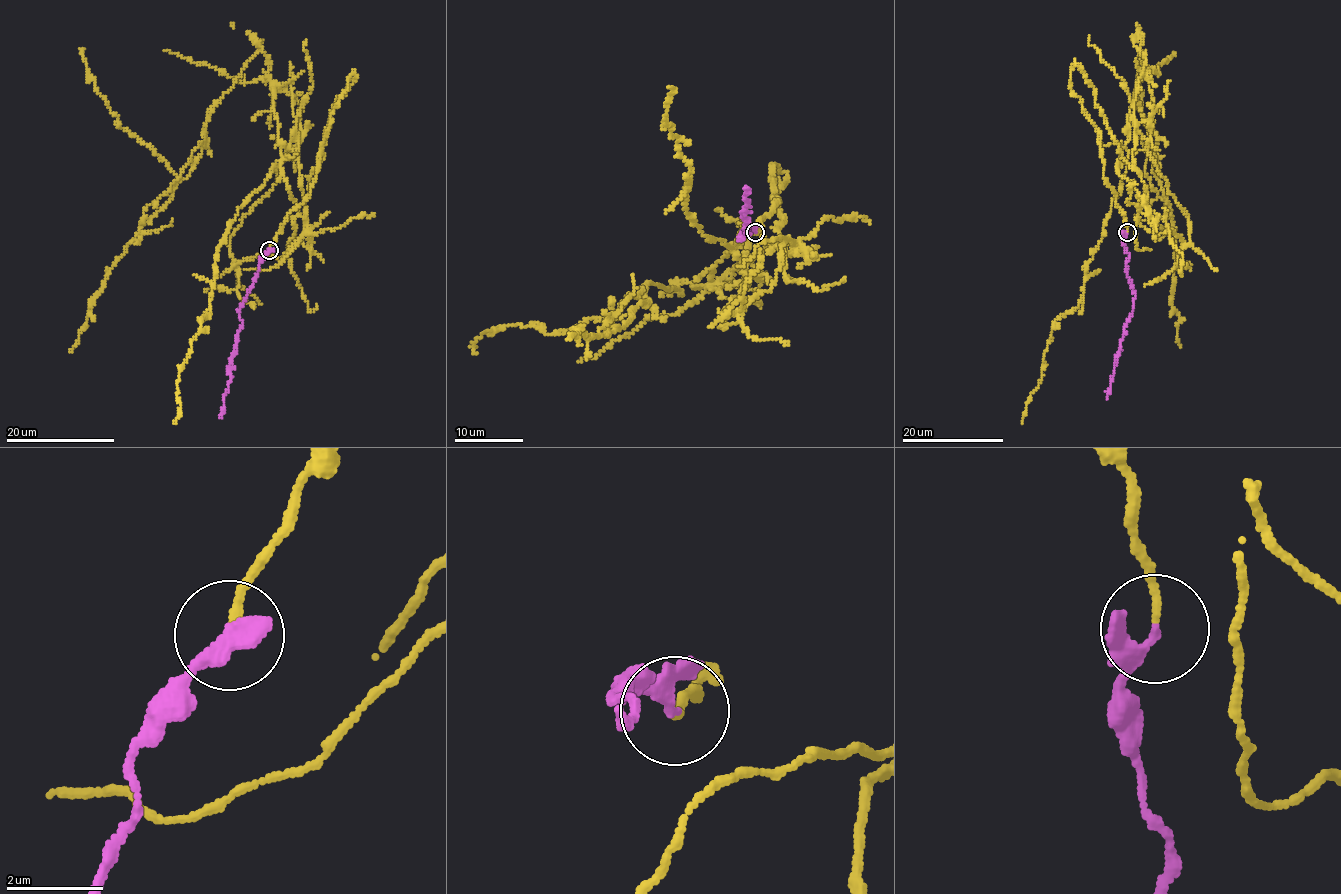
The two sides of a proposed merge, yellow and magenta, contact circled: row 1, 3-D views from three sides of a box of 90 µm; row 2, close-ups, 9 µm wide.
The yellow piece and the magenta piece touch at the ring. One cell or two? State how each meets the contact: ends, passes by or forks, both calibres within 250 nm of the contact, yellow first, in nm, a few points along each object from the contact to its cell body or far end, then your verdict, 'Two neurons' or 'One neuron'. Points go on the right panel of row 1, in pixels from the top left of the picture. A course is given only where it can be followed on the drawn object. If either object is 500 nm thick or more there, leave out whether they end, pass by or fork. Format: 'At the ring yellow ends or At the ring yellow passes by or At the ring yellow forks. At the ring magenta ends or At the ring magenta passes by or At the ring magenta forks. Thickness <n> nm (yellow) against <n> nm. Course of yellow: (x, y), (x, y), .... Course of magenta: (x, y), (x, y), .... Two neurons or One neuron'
At the ring yellow ends. At the ring magenta passes by. Thickness 150 nm (yellow) against 220 nm. Course of yellow: (1126, 232), (1069, 78), (1074, 62), (1142, 196), (1117, 163), (1138, 35), (1133, 101), (1170, 205), (1179, 346). Course of magenta: (1126, 232), (1123, 244), (1128, 259), (1126, 271), (1135, 294), (1106, 400). Two neurons

